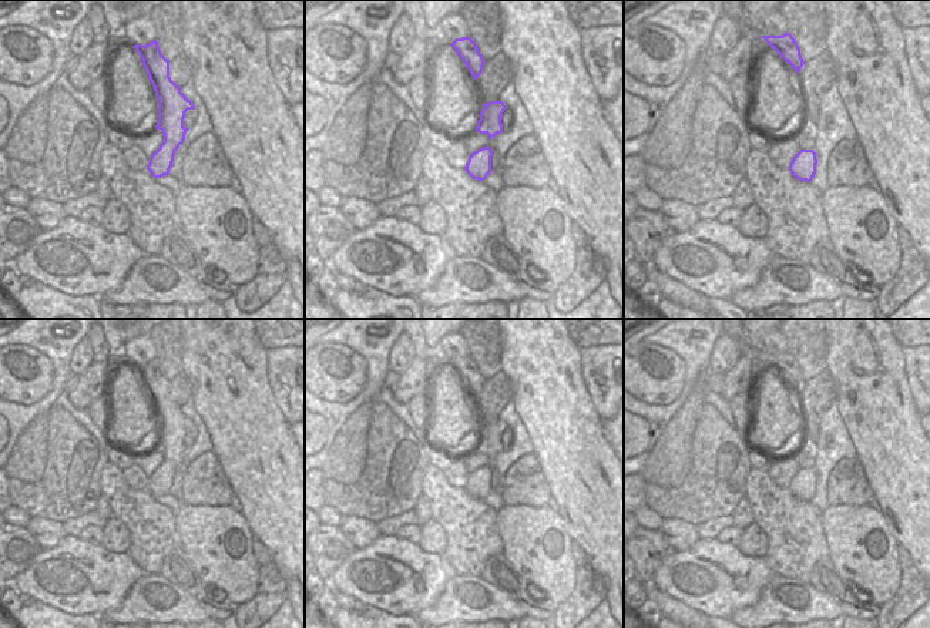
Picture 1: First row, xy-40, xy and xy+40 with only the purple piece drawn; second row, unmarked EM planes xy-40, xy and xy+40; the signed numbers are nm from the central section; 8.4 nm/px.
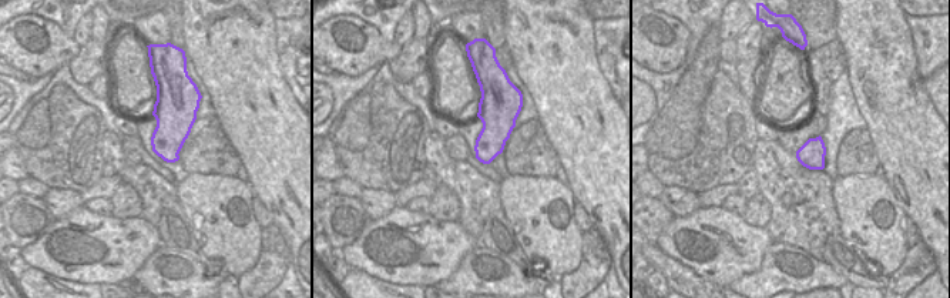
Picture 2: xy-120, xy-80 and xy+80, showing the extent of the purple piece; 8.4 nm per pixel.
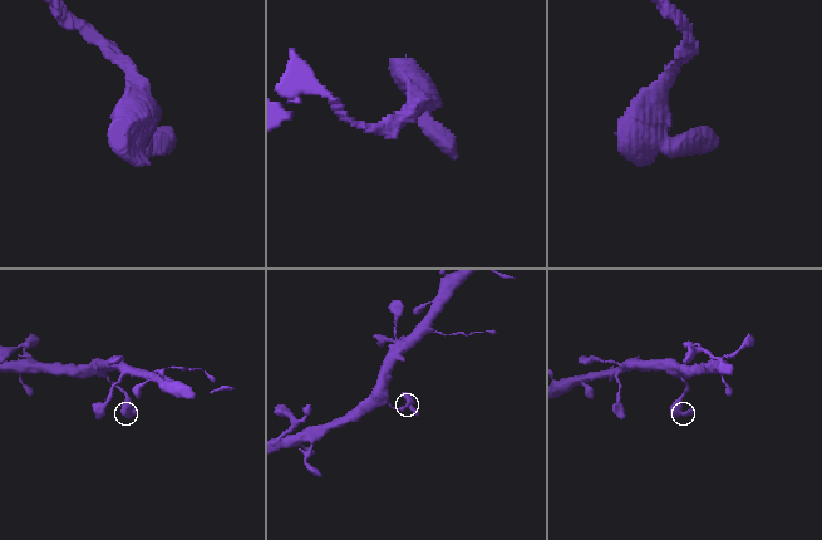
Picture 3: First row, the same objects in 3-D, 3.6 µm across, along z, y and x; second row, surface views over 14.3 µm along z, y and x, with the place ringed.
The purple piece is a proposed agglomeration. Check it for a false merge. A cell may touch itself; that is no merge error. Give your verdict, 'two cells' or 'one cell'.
two cells

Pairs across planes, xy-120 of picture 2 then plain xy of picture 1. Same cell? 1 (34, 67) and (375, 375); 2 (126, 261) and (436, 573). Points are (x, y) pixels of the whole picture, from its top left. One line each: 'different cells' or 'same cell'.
1: different cells
2: same cell

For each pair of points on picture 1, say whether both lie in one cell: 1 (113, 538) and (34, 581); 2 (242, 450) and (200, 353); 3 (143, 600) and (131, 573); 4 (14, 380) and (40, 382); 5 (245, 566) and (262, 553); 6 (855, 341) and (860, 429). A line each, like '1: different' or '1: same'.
1: different
2: same
3: different
4: same
5: different
6: same

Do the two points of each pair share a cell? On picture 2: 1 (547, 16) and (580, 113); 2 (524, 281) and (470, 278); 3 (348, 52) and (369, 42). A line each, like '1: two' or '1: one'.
1: one
2: one
3: one

